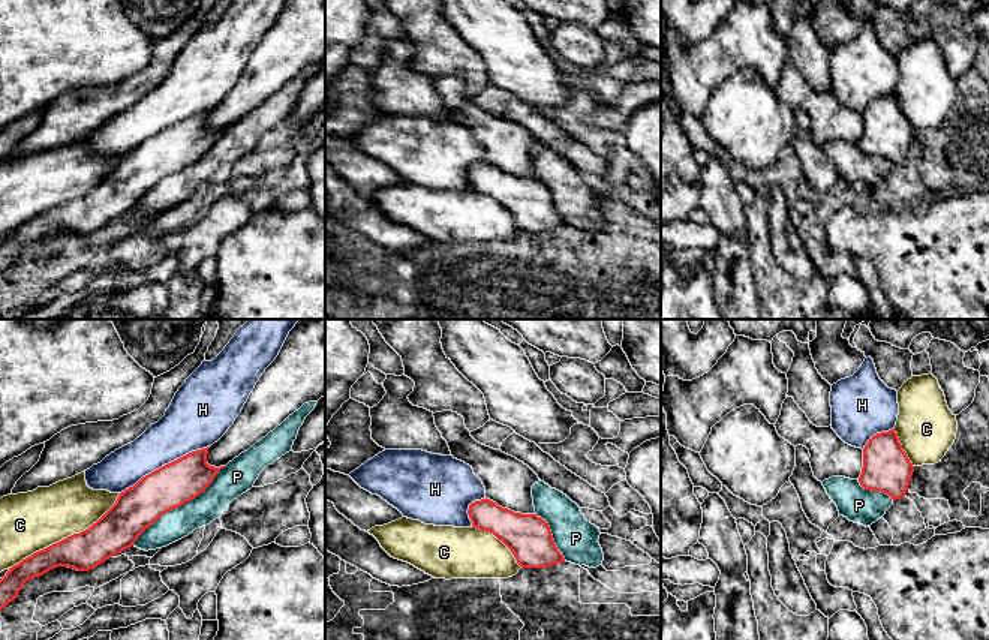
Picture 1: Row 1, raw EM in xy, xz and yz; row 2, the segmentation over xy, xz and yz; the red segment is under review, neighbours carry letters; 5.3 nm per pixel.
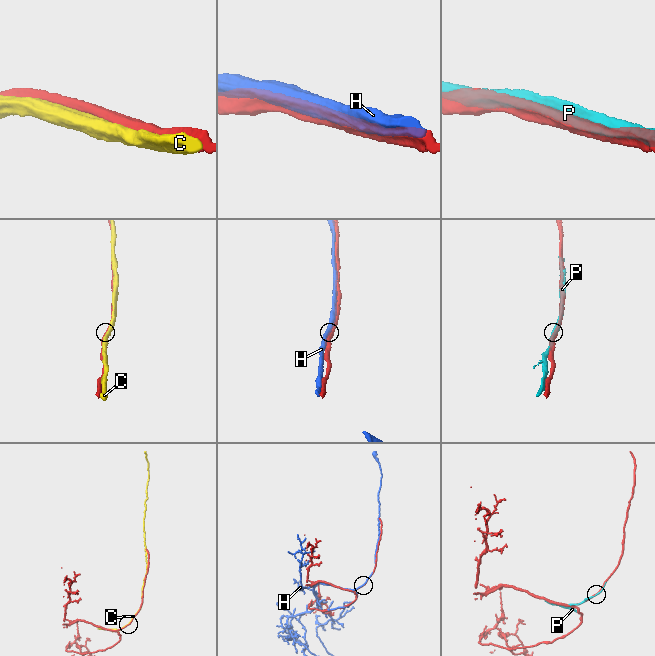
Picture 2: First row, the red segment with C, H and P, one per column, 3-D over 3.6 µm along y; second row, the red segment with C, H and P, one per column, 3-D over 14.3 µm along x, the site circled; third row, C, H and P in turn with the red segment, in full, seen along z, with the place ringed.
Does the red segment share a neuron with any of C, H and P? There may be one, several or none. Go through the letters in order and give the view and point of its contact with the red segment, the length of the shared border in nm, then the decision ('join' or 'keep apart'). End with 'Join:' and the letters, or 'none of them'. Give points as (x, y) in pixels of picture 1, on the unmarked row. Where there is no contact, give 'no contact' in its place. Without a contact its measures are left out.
C: contact xy (65, 203); length 750 nm; keep apart
H: contact xy (165, 129); length 550 nm; keep apart
P: contact xy (179, 170); length 650 nm; keep apart
Join: none of them

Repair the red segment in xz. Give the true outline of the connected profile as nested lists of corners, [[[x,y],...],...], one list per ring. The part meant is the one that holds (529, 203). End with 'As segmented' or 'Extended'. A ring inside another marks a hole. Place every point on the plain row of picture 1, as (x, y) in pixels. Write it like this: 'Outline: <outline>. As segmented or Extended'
Outline: [[[487,162],[472,166],[468,178],[472,190],[500,204],[521,232],[547,232],[565,226],[548,187],[536,178],[514,177]]]. As segmented

